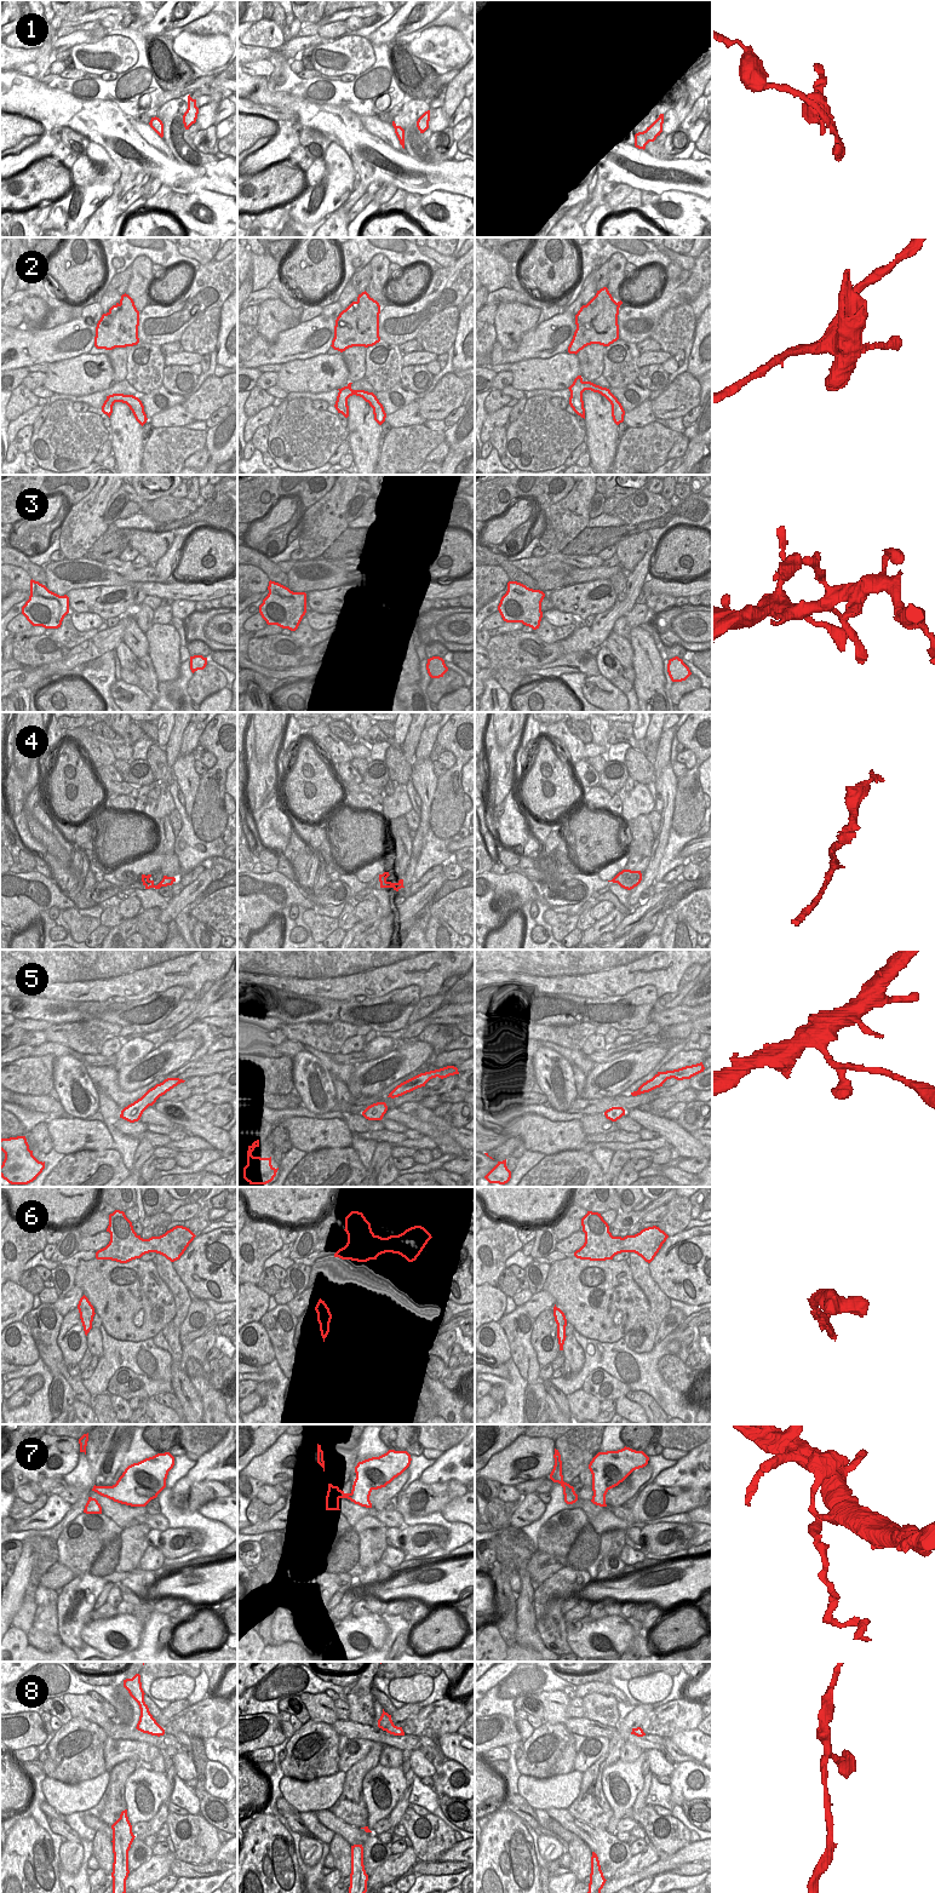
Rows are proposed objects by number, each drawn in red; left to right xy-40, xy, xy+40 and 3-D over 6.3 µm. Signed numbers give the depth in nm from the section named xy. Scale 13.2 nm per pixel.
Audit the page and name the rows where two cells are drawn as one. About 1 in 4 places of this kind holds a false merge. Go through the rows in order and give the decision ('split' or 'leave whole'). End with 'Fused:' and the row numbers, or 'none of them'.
1: split
2: split
3: leave whole
4: leave whole
5: leave whole
6: leave whole
7: leave whole
8: leave whole
Fused: 1, 2

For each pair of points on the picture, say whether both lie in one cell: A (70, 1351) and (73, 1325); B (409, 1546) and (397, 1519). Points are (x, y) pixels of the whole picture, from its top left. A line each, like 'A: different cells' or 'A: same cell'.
A: same cell
B: different cells

